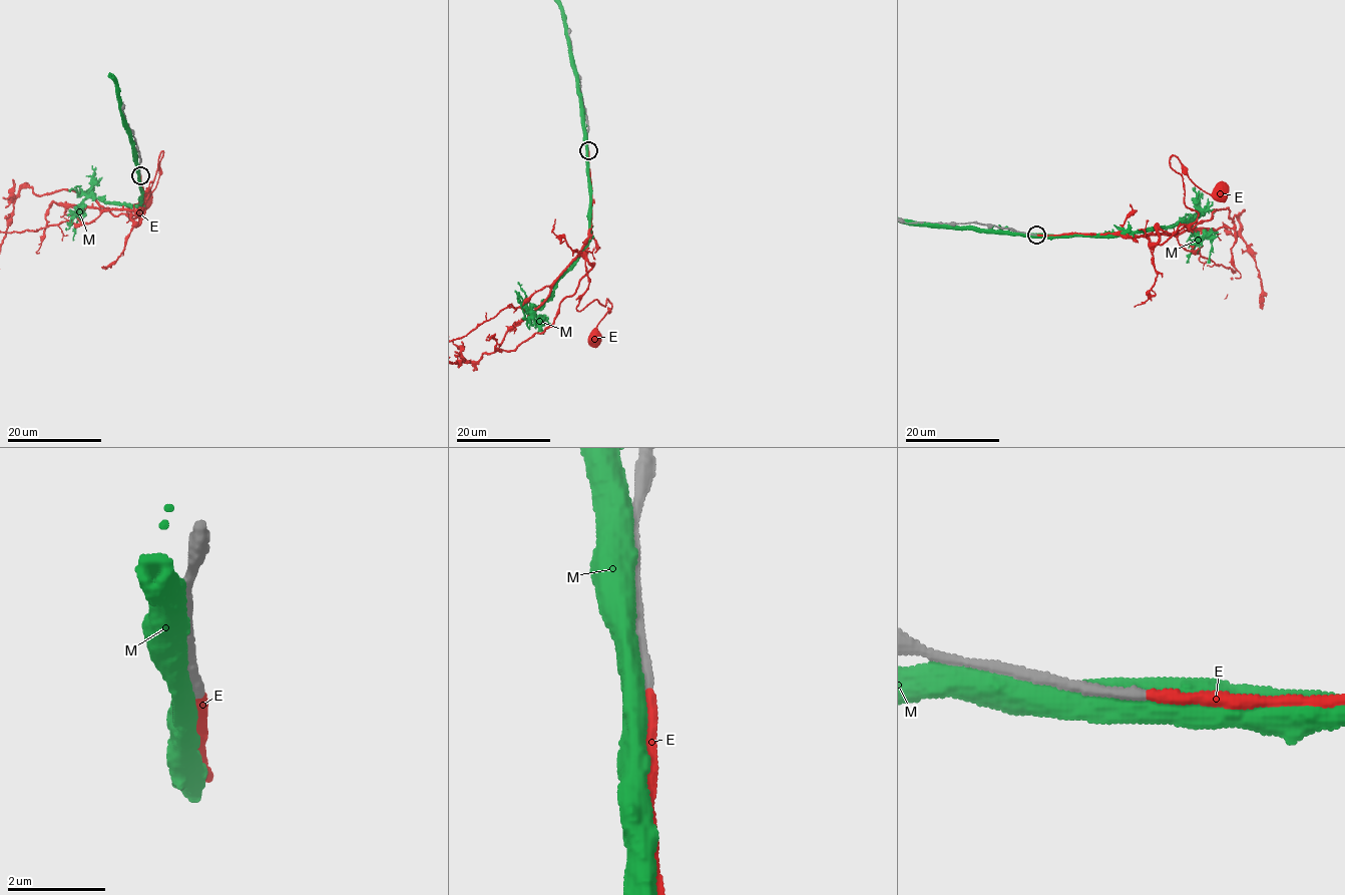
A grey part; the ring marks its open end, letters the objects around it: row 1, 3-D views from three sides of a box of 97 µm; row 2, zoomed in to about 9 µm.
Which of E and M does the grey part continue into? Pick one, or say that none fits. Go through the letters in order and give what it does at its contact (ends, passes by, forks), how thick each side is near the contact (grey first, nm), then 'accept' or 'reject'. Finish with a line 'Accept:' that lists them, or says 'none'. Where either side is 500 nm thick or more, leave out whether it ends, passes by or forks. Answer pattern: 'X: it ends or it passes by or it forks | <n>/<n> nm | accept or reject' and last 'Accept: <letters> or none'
E: it ends | 240/200 nm | accept
M: 200/550 nm | reject
Accept: E

